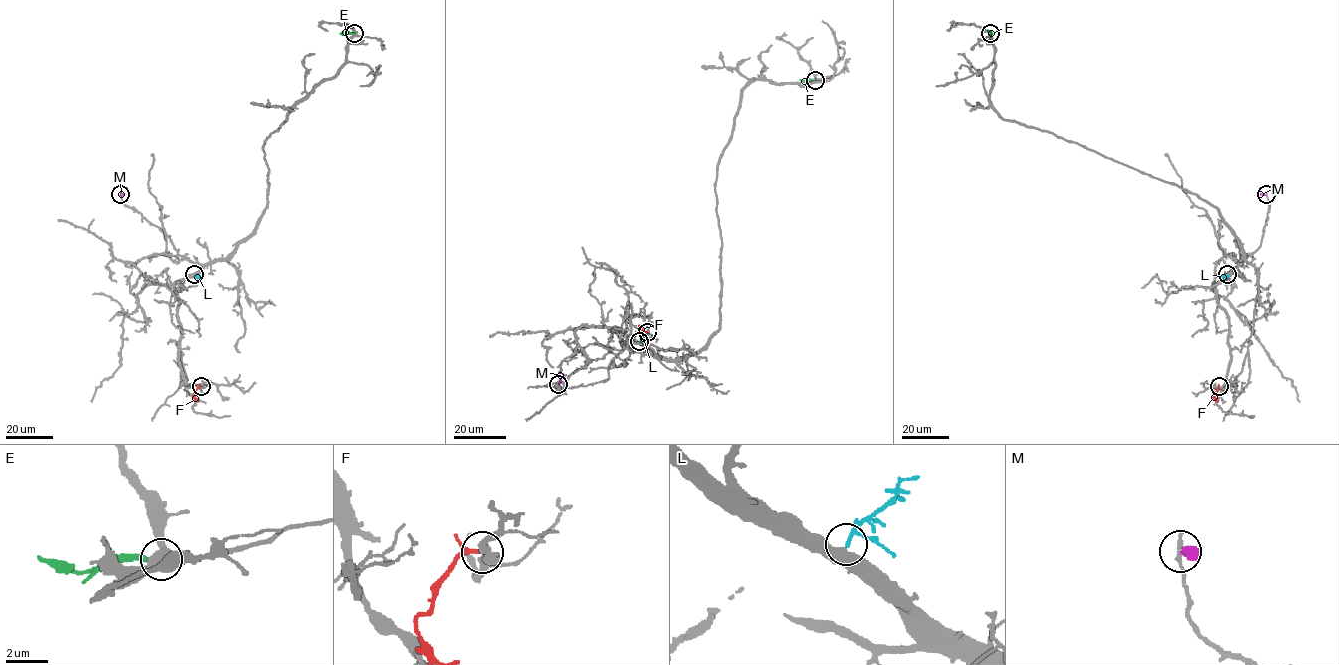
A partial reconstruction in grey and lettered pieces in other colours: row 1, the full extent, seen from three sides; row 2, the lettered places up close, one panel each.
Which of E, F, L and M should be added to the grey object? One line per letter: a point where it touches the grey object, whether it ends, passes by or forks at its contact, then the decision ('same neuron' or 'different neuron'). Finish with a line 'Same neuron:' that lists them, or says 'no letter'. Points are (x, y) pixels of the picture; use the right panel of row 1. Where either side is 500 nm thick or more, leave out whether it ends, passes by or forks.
E: (990, 33) | it ends | different neuron
F: (1219, 386) | it passes by | different neuron
L: (1227, 274) | same neuron
M: (1266, 194) | it ends | different neuron
Same neuron: L

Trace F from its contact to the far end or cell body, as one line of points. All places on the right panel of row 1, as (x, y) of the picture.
F: (1218, 386), (1214, 398), (1218, 402)

